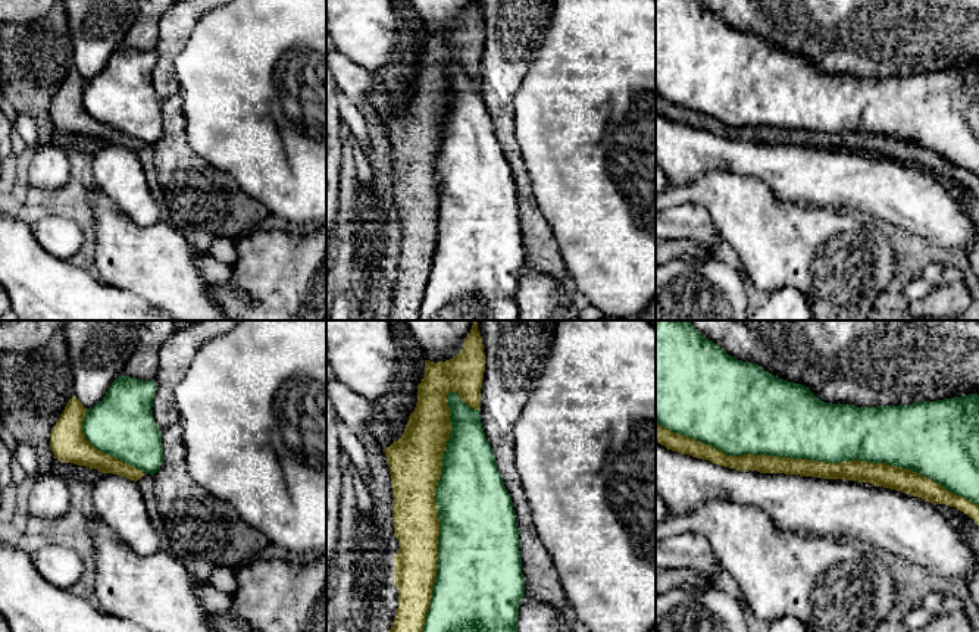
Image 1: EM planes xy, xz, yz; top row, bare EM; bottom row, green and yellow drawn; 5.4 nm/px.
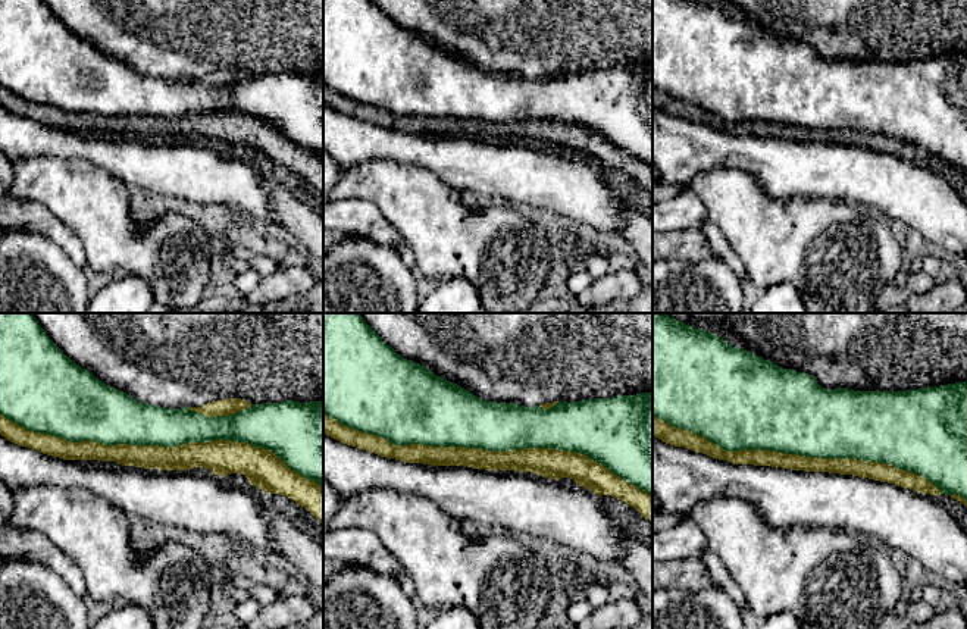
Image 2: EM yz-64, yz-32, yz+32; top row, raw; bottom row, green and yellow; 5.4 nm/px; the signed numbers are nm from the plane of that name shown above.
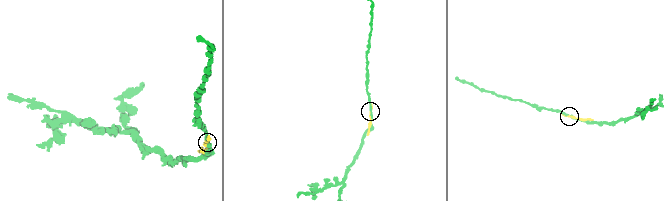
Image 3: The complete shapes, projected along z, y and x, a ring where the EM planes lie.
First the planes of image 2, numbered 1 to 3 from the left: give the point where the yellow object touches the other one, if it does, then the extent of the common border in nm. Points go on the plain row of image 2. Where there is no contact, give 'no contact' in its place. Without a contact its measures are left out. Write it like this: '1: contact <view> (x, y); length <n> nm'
1: contact yz-64 (162, 116); length 1800 nm
2: contact yz-32 (488, 121); length 1850 nm
3: contact yz+32 (800, 125); length 1650 nm

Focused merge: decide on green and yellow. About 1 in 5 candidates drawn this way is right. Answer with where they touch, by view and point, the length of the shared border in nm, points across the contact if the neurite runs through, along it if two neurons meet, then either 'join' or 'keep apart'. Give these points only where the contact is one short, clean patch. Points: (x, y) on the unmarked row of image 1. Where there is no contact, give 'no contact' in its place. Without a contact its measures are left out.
contact yz (818, 131); length 1800 nm; keep apart

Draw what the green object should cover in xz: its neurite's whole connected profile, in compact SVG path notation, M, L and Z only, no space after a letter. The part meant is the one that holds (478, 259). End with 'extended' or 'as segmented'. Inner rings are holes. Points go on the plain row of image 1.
M448 63L451 103L435 170L440 207L437 247L419 320L517 320L517 285L525 265L519 198L510 166L485 107L479 81Z | as segmented

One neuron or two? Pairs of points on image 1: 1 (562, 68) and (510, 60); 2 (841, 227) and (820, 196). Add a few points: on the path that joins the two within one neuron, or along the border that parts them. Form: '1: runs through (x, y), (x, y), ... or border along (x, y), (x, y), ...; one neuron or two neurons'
1: border along (544, 31), (541, 46), (515, 94); two neurons
2: border along (816, 205), (845, 209), (859, 215); two neurons

